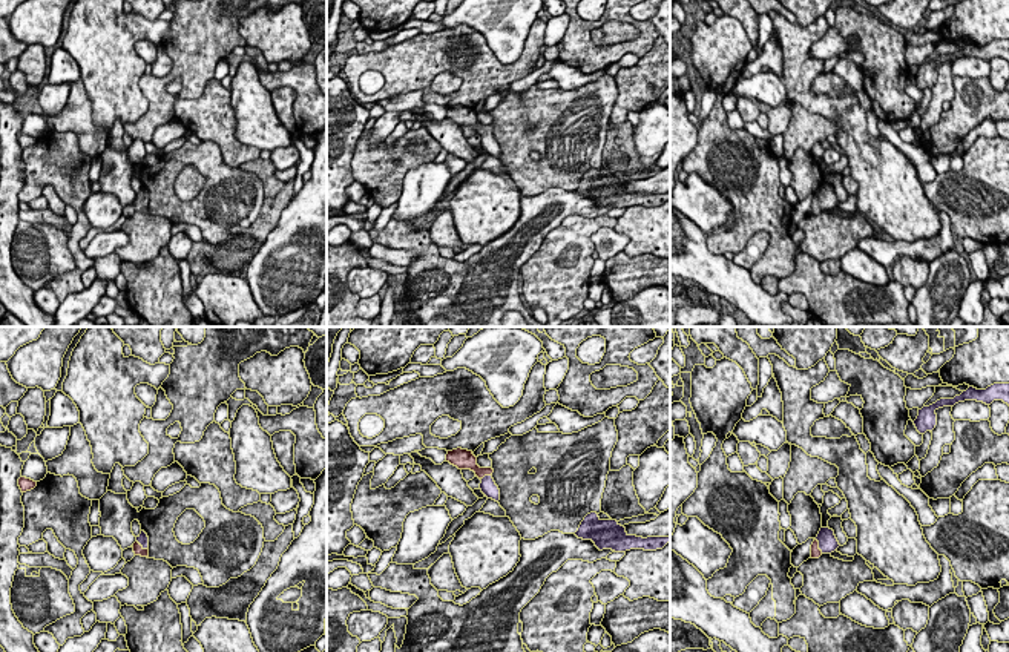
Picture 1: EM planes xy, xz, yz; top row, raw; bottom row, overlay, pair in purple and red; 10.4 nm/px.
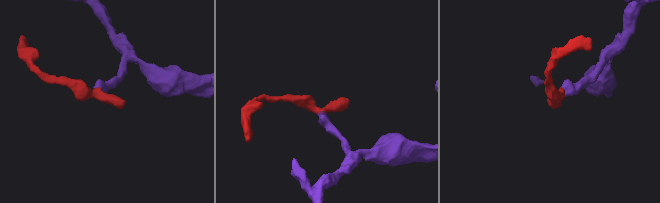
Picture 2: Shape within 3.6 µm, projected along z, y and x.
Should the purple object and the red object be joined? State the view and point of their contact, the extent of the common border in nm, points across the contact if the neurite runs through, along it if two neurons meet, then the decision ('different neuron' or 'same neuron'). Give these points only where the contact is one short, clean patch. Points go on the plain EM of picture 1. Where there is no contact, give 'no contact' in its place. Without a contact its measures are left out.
yz (819, 203) | 180 nm | across yz (828, 200), (819, 203), (816, 209) | same neuron

